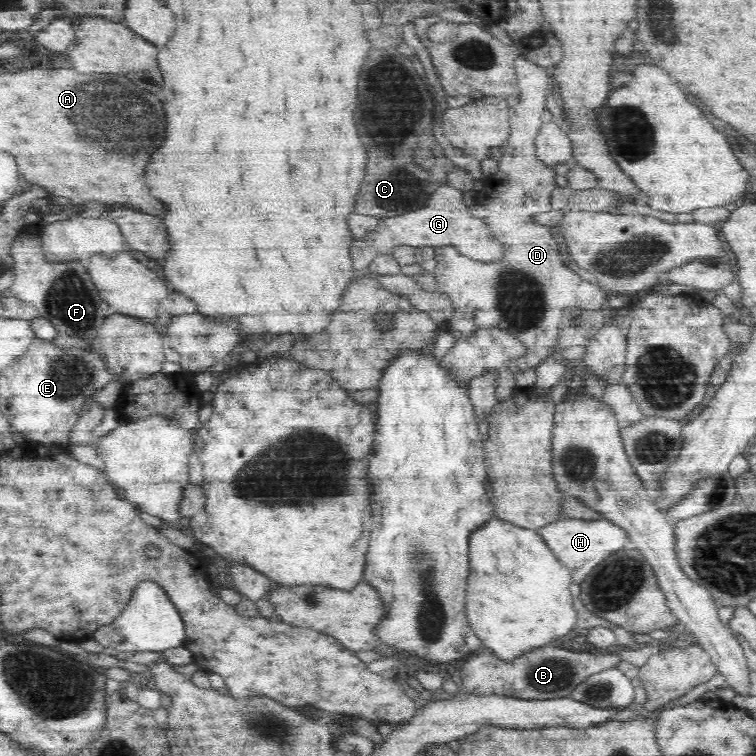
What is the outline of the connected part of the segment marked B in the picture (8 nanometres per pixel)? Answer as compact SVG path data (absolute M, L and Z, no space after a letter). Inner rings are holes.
M552 646L533 650L516 661L499 661L488 649L481 649L478 654L462 663L462 686L466 693L482 695L500 695L524 700L548 700L571 696L571 692L592 674L606 668L614 668L620 662L616 650L606 655L560 650Z

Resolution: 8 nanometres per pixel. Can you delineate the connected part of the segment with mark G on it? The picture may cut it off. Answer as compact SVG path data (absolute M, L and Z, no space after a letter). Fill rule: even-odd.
M448 182L432 192L430 198L427 198L426 206L400 216L380 218L372 232L358 239L354 238L349 249L351 269L357 274L367 273L376 256L390 254L390 250L400 244L412 248L451 245L471 262L491 262L503 254L502 246L499 246L498 241L491 236L488 225L468 212L468 207L464 203L464 191L458 190Z

